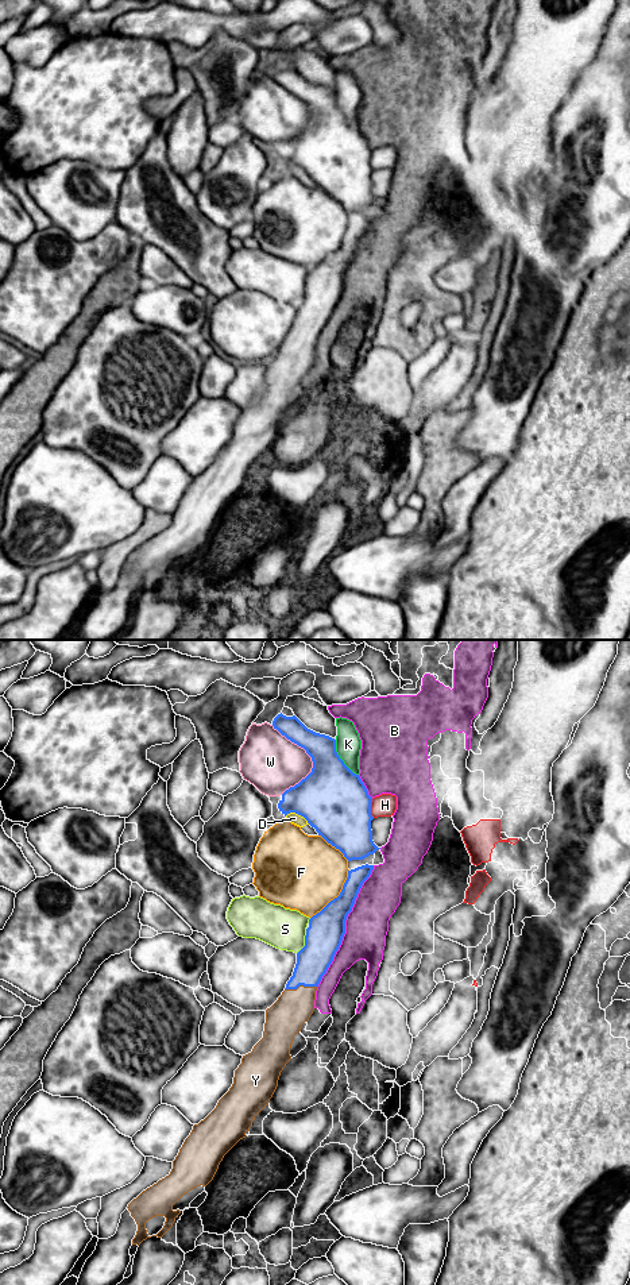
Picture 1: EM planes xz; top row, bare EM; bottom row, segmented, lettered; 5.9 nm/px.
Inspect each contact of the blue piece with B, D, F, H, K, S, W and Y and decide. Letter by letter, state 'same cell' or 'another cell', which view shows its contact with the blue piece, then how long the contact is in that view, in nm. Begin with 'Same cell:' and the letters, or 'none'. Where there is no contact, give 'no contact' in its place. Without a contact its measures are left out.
Same cell: Y
B: another cell; meets blue in xz; contact 800 nm long
D: another cell; meets blue in xz; contact 160 nm long
F: another cell; meets blue in xz; contact 380 nm long
H: another cell; meets blue in xz; contact 120 nm long
K: another cell; meets blue in xz; contact 260 nm long
S: another cell; meets blue in xz; contact 160 nm long
W: another cell; meets blue in xz; contact 420 nm long
Y: same cell; meets blue in xz; contact 190 nm long

